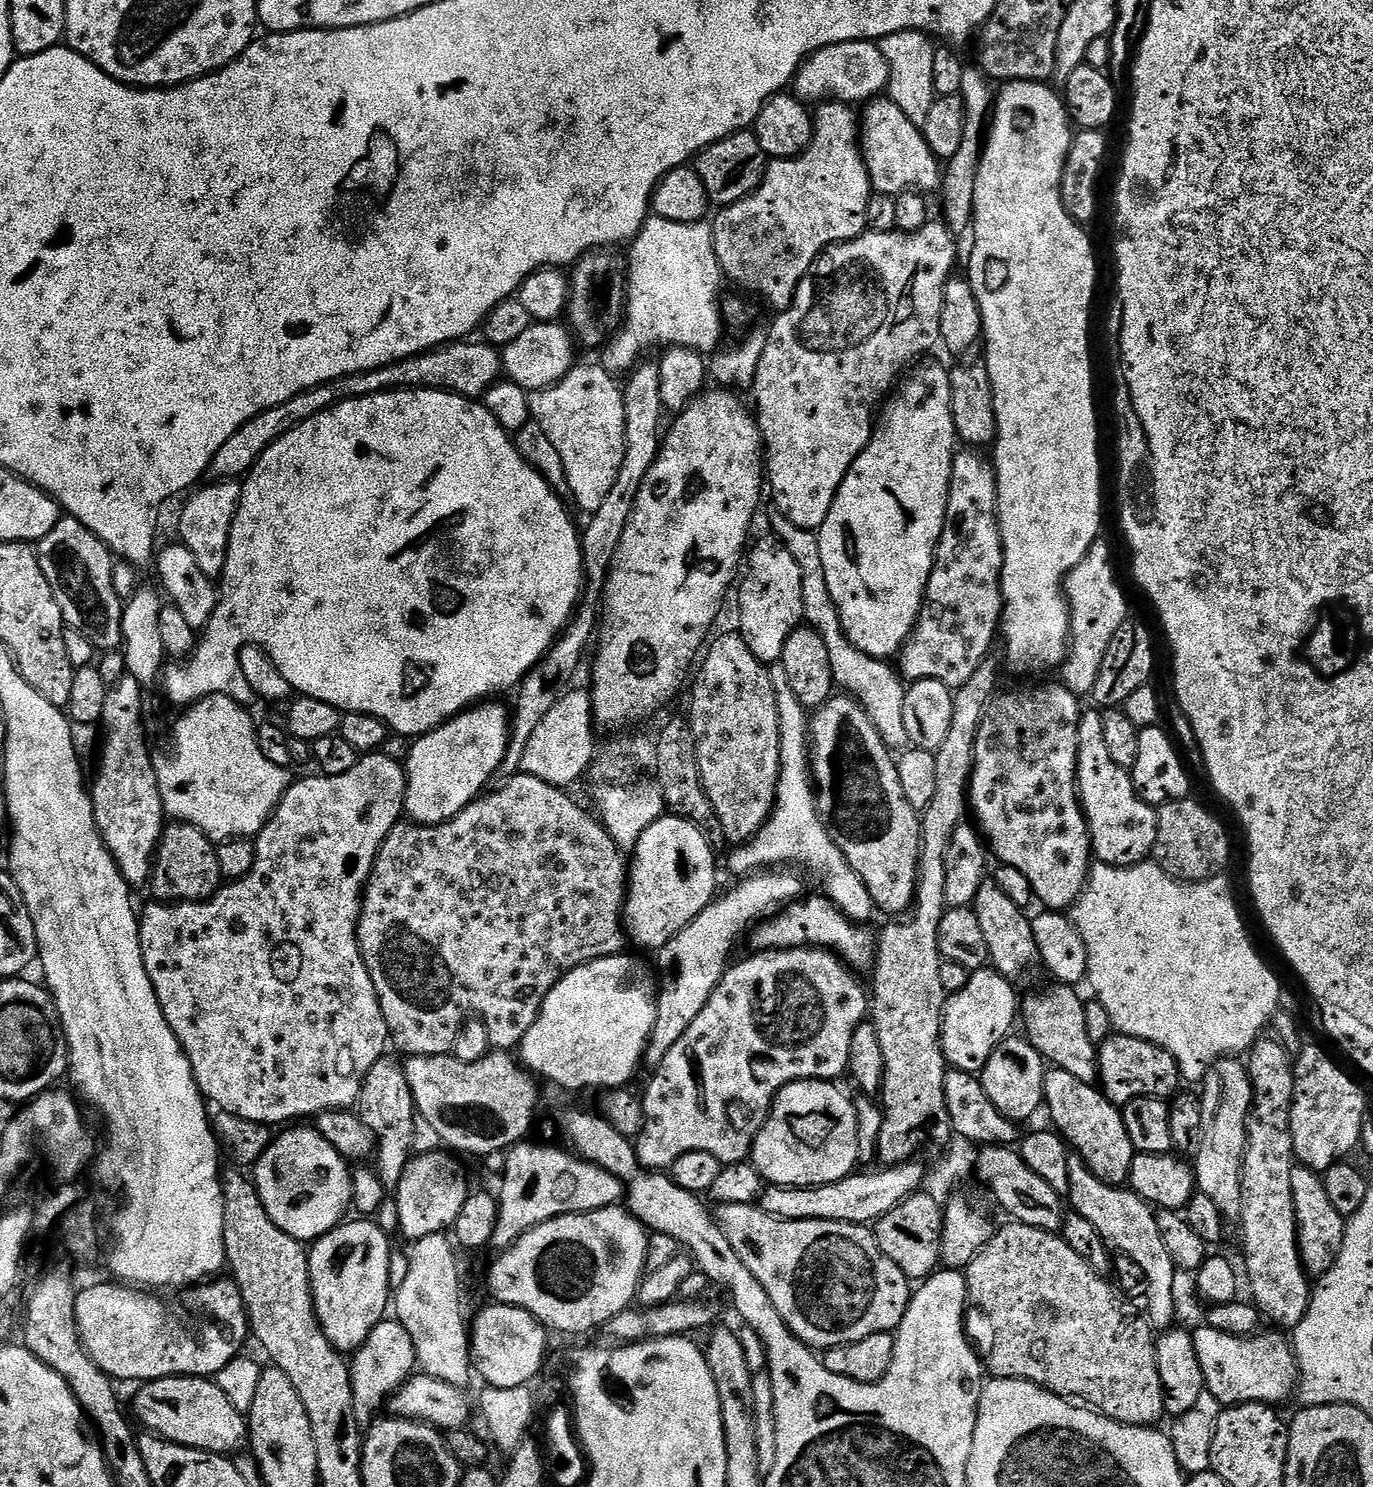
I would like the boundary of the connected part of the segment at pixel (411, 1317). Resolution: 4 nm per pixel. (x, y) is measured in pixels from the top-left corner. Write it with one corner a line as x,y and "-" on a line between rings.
444,1234
417,1240
411,1248
404,1281
400,1289
398,1284
394,1292
395,1319
410,1334
416,1351
416,1362
423,1375
438,1378
455,1388
467,1389
468,1379
474,1376
474,1361
470,1320
464,1317
464,1288
460,1285
457,1249

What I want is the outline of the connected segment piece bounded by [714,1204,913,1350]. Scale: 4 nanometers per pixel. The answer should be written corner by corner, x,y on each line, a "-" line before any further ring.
722,1204
715,1210
717,1211
714,1212
715,1223
723,1230
730,1246
734,1246
738,1258
742,1258
742,1262
748,1267
750,1274
754,1274
754,1278
758,1278
758,1282
762,1282
766,1294
770,1294
770,1302
774,1302
774,1310
778,1310
778,1314
782,1314
786,1327
809,1348
827,1350
834,1346
862,1342
862,1338
870,1338
870,1334
878,1334
879,1332
895,1333
896,1329
900,1327
902,1318
908,1309
908,1301
912,1298
913,1289
910,1287
908,1277
902,1274
902,1270
898,1270
898,1266
894,1266
894,1262
890,1262
890,1258
886,1258
886,1254
882,1254
875,1235
867,1227
858,1224
843,1224
833,1220
819,1222
779,1220
770,1214
766,1214
756,1204

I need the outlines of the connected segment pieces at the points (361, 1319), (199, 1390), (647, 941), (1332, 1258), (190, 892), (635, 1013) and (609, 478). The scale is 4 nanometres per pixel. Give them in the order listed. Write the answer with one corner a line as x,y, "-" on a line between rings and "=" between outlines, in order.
368,1218
349,1219
321,1236
311,1245
310,1286
314,1294
314,1306
322,1330
328,1333
328,1341
342,1354
355,1354
370,1338
376,1326
384,1322
390,1312
390,1289
392,1284
392,1252
388,1249
388,1236
=
167,1376
150,1380
136,1396
136,1416
145,1424
149,1433
164,1440
197,1448
203,1452
236,1454
249,1439
245,1413
239,1412
222,1394
215,1379
202,1376
=
665,814
655,820
638,838
636,847
630,856
630,875
628,878
628,894
624,902
624,919
622,921
626,936
640,948
663,948
670,938
680,933
706,906
711,904
717,895
716,889
716,856
714,845
706,835
705,829
681,816
=
1297,1166
1290,1174
1290,1186
1294,1189
1296,1232
1300,1238
1300,1260
1309,1277
1319,1278
1336,1265
1342,1254
1346,1217
1338,1214
1334,1202
1330,1202
1328,1185
1319,1172
=
172,822
160,836
160,847
152,865
150,889
160,902
199,902
209,900
222,886
218,870
217,845
202,830
=
628,955
600,956
597,960
590,961
589,964
583,964
567,972
554,986
554,990
550,990
550,994
544,999
544,1005
540,1008
540,1013
534,1022
534,1026
530,1026
530,1030
525,1034
523,1042
518,1045
519,1059
532,1076
544,1082
549,1080
550,1083
557,1084
558,1087
565,1088
568,1092
584,1092
587,1088
602,1088
601,1090
623,1089
625,1086
631,1085
630,1082
635,1078
640,1064
642,1068
645,1063
644,1052
648,1048
648,1039
652,1036
652,1031
656,1025
658,980
654,975
653,969
651,972
642,961
635,960
634,957
=
599,363
588,364
585,368
574,366
564,377
562,377
553,388
543,388
537,392
531,393
528,397
530,402
530,410
532,411
532,420
536,421
538,426
546,432
546,437
550,438
551,445
558,450
559,457
562,458
562,465
565,467
566,482
571,485
571,491
576,492
592,492
593,501
599,502
606,498
606,494
614,486
614,482
618,478
618,470
622,466
622,458
624,457
624,427
626,426
626,410
624,409
624,393
621,385
616,385
617,377
606,371

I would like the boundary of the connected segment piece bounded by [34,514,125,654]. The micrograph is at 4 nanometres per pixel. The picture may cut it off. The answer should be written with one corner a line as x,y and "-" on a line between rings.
61,515
60,520
42,538
34,548
38,562
42,566
42,574
46,574
46,582
50,582
50,590
54,590
54,598
58,598
58,606
62,606
62,614
67,627
78,630
82,638
86,638
95,646
97,653
115,652
123,645
122,618
124,617
125,601
120,598
114,586
113,553
108,551
98,537
82,522
72,516

